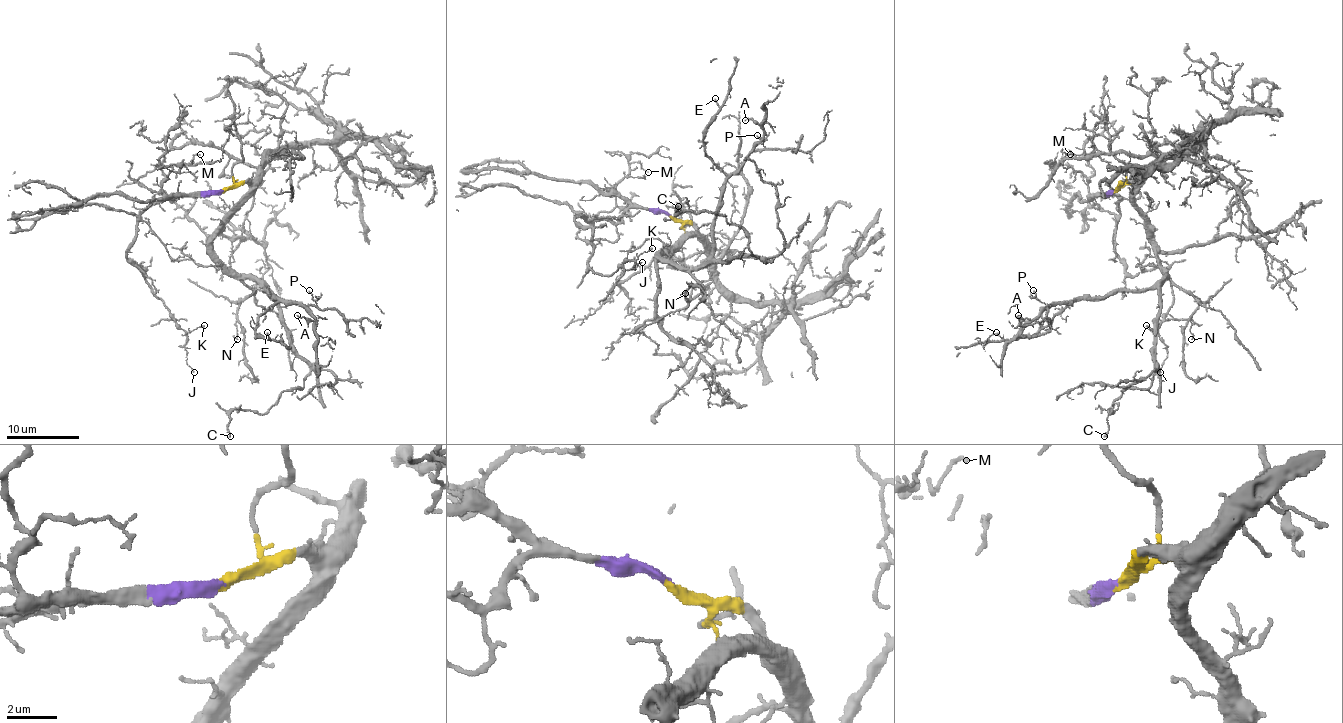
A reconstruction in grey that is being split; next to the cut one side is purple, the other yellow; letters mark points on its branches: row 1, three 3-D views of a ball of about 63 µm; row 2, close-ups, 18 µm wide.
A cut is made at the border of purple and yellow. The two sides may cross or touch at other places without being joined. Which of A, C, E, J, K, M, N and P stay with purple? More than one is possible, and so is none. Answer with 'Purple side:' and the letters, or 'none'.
Purple side: J, K, M

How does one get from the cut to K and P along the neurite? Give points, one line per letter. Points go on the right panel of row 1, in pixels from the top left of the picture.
K: (1115, 191), (1106, 195), (1120, 199), (1113, 244), (1128, 272), (1160, 266), (1171, 286), (1159, 328), (1146, 325)
P: (1115, 191), (1124, 182), (1131, 186), (1131, 204), (1144, 217), (1166, 275), (1146, 290), (1051, 305), (1033, 290)

